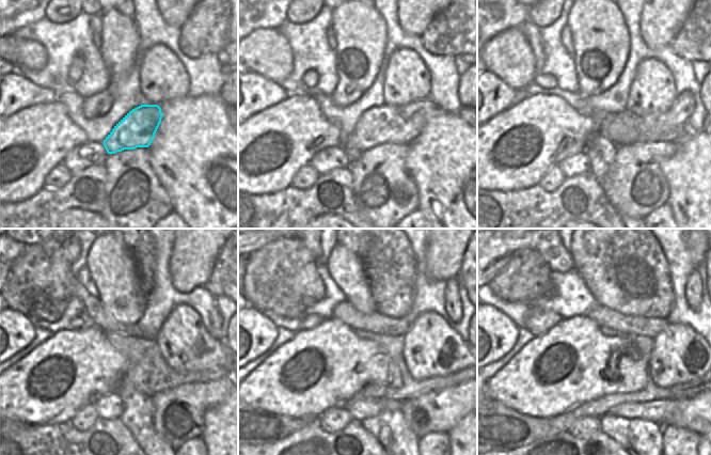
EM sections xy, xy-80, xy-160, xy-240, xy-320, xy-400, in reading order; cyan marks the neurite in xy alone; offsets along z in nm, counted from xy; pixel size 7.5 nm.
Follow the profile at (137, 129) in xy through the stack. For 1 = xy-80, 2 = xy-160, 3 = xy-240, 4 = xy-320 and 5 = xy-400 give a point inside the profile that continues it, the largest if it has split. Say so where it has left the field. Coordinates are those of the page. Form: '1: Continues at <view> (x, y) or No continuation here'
1: Continues at xy-80 (385, 124)
2: Continues at xy-160 (622, 128)
3: Continues at xy-240 (216, 318)
4: Continues at xy-320 (453, 306)
5: Continues at xy-400 (693, 293).

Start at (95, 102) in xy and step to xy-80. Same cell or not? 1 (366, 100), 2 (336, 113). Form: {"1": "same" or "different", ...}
{"1": "different", "2": "different"}

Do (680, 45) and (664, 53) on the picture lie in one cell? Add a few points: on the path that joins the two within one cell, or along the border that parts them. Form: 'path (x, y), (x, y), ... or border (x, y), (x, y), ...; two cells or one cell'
border (669, 46), (681, 57), (692, 62); two cells

